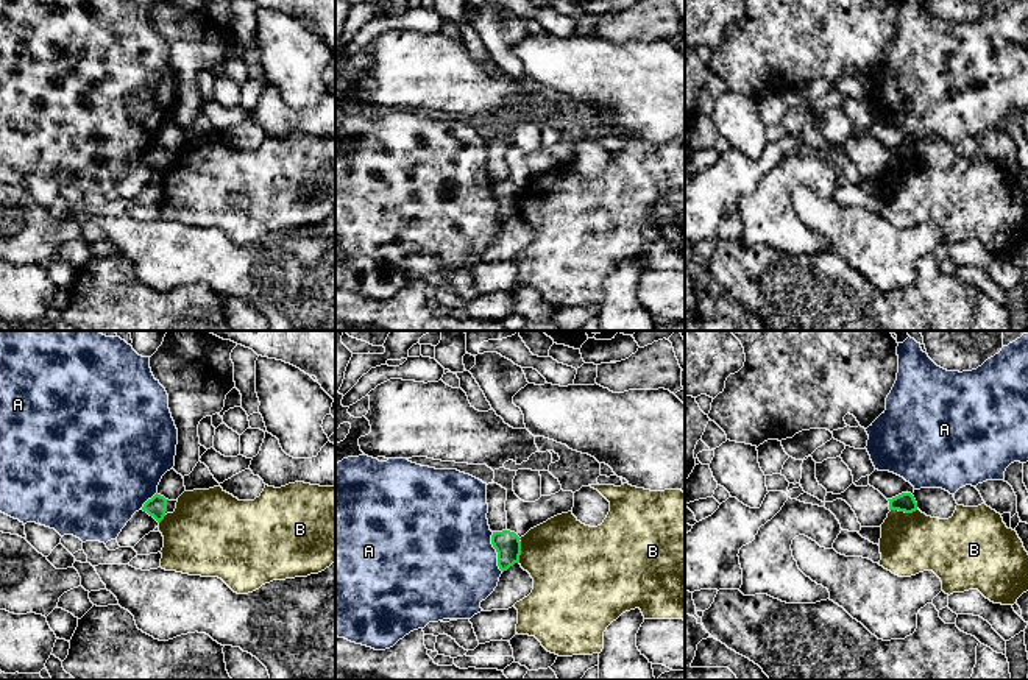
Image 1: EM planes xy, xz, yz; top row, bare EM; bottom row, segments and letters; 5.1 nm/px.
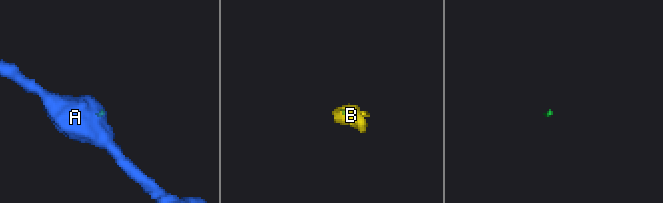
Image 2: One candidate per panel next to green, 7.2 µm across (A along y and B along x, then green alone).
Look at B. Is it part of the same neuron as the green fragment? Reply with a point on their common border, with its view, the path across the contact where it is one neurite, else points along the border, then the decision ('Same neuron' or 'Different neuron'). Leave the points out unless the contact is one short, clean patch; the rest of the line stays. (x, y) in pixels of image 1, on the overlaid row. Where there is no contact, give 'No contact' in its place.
Touches green at yz (903, 510). Boundary: yz (918, 509), (911, 512), (891, 510). Different neuron

